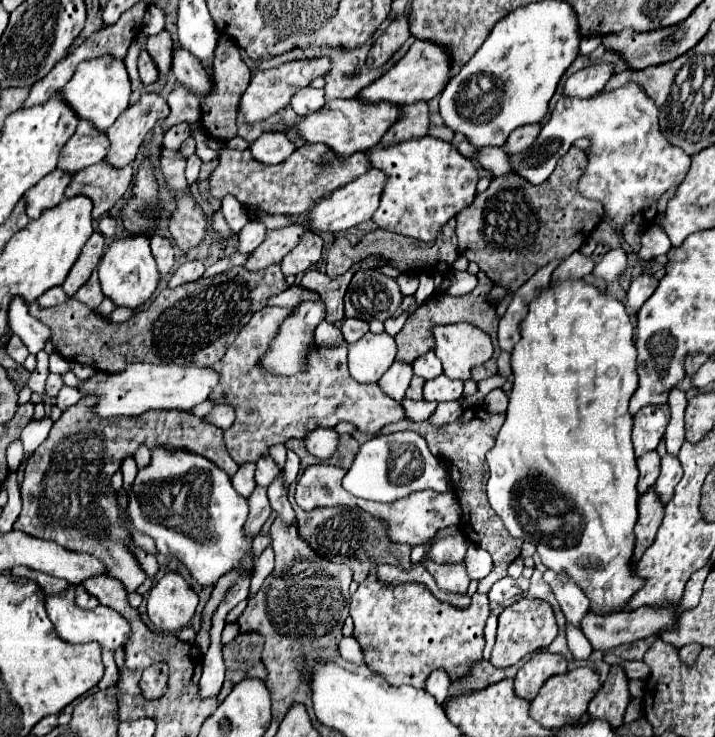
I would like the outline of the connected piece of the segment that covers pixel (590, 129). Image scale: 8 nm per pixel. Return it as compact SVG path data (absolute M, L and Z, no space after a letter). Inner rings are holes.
M626 83L624 87L588 99L562 97L530 149L510 155L512 171L534 185L540 185L544 181L544 175L540 175L544 173L544 167L540 165L546 165L546 159L540 159L542 153L546 155L548 149L564 153L580 137L590 141L590 151L586 173L578 181L578 191L586 199L600 201L604 213L618 227L624 227L626 223L646 227L652 223L658 199L670 187L678 187L690 169L690 155L668 143L660 131L658 107L654 101L640 85Z

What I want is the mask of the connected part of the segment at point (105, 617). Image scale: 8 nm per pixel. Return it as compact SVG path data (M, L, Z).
M74 587L62 595L52 595L52 597L46 597L46 611L48 611L48 617L50 621L54 623L56 627L56 633L66 639L68 643L88 643L88 641L98 641L100 647L102 647L102 659L104 659L104 675L98 683L100 689L104 687L110 687L116 683L118 679L118 667L116 667L116 661L114 661L114 653L116 649L124 649L128 639L130 639L130 623L114 609L110 607L104 607L104 605L98 605L96 609L92 611L86 611L86 609L80 609L76 607L76 603L72 601L72 593L74 593Z

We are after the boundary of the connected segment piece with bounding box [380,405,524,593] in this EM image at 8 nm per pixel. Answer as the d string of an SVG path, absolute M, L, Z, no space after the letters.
M476 405L476 407L470 407L462 413L462 417L452 425L446 425L442 429L434 429L428 421L422 421L422 423L416 423L416 421L408 421L408 419L402 419L398 423L390 423L386 427L382 427L380 433L394 433L394 431L404 431L404 429L412 429L416 433L420 433L426 443L428 443L428 449L448 465L450 469L450 481L452 481L452 489L460 501L460 507L462 507L462 519L460 519L460 529L466 533L468 541L484 547L490 555L492 555L492 561L494 561L494 567L490 571L488 577L484 577L478 585L478 591L480 593L488 593L490 587L506 577L506 567L520 555L520 545L524 543L522 539L514 539L504 523L500 521L500 517L494 513L494 509L490 507L488 503L488 497L486 497L486 453L494 447L496 443L496 435L500 431L504 423L504 413L490 413L486 411L482 405Z

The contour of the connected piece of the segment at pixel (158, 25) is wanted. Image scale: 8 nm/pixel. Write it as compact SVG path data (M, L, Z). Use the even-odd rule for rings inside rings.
M150 5L146 11L146 17L144 17L144 33L146 35L160 33L164 29L164 21L166 21L166 13L160 7Z

